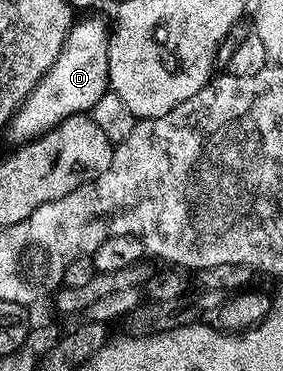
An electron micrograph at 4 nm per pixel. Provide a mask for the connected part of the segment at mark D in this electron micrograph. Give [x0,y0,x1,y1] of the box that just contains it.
[17,16,109,136]

